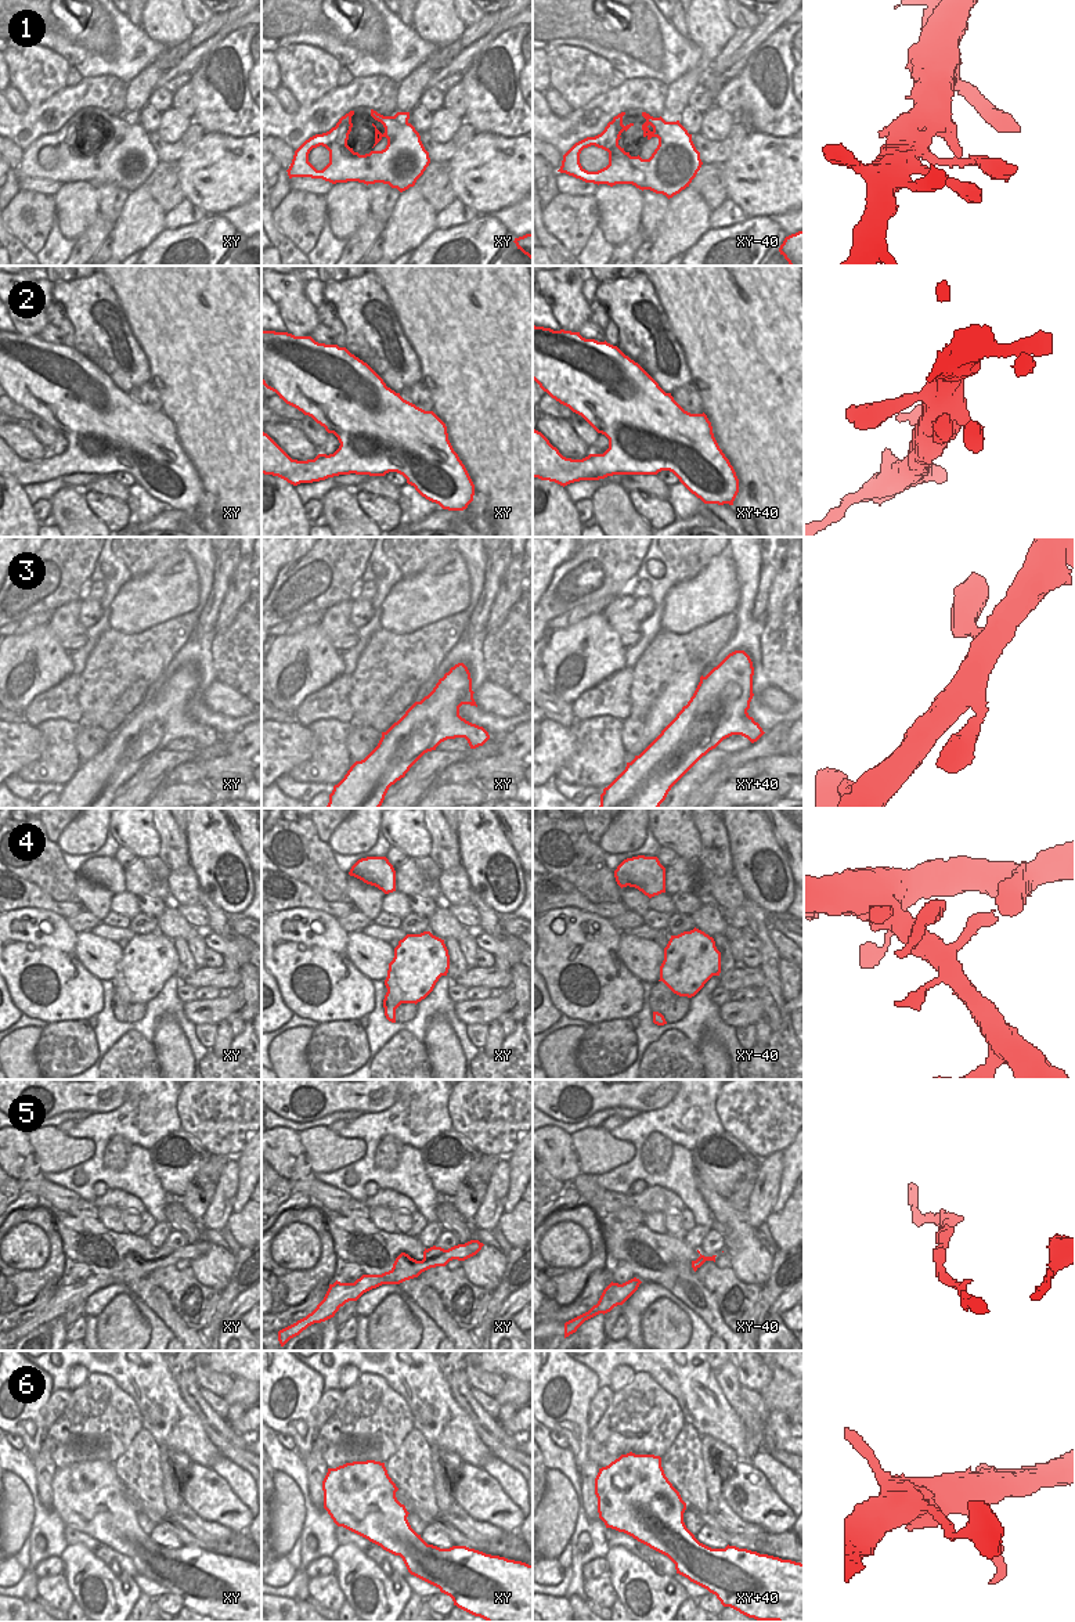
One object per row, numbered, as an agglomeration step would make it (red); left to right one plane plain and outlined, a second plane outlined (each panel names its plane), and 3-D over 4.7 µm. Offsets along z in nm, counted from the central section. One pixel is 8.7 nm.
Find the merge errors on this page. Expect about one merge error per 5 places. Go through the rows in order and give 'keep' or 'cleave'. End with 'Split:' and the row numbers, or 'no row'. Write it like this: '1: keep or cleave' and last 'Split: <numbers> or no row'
1: keep
2: keep
3: keep
4: keep
5: keep
6: cleave
Split: 6

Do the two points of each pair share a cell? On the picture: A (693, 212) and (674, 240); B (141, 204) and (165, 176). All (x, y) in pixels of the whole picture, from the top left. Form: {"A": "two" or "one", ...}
{"A": "one", "B": "two"}

